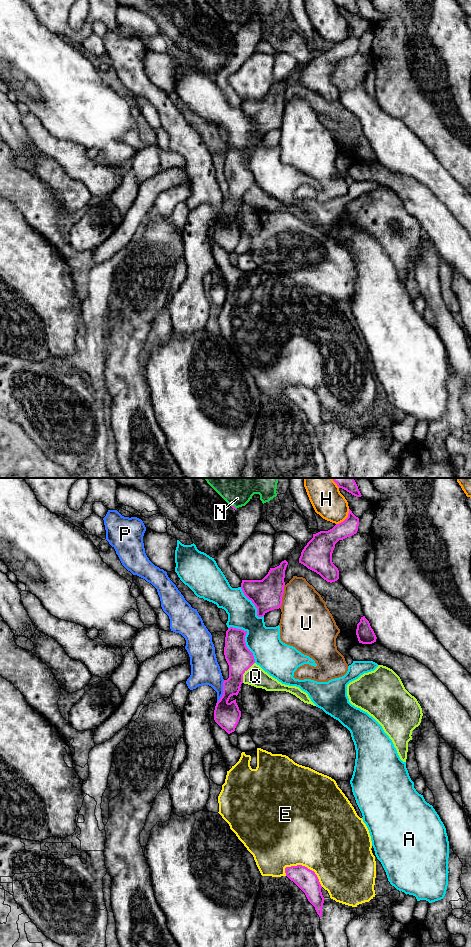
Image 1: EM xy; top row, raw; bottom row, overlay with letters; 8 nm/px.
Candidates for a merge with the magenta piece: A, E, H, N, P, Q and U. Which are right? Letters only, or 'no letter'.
no letter

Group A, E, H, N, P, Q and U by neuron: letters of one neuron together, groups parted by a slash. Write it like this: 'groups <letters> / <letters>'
groups A / E / H / N / P / Q / U

